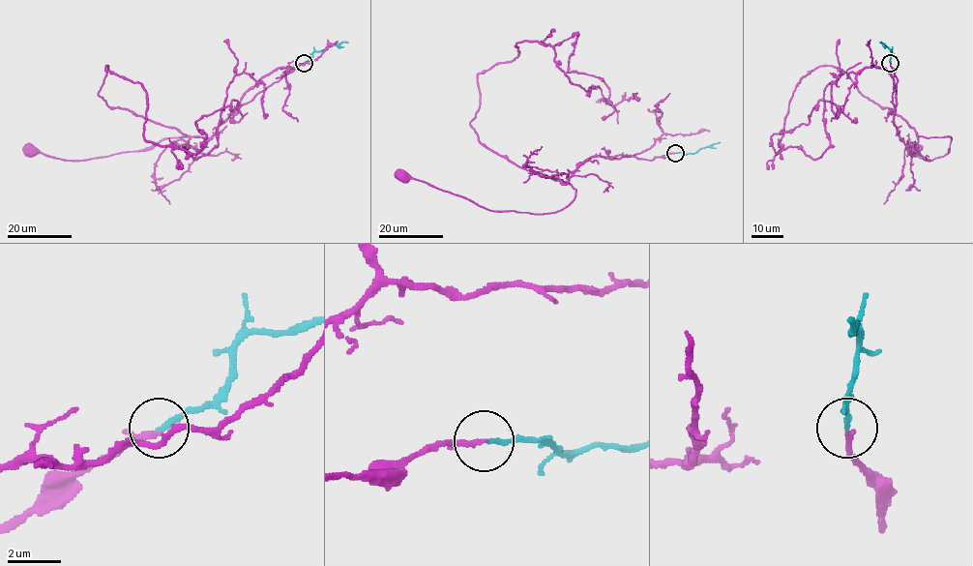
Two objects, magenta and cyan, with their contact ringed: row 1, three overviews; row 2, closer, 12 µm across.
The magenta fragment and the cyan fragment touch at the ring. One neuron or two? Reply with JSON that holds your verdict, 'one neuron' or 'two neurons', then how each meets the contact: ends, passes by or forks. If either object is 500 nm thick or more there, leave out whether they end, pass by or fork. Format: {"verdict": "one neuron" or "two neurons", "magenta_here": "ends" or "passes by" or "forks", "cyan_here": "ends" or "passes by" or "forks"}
{"verdict": "one neuron", "magenta_here": "passes by", "cyan_here": "ends"}

